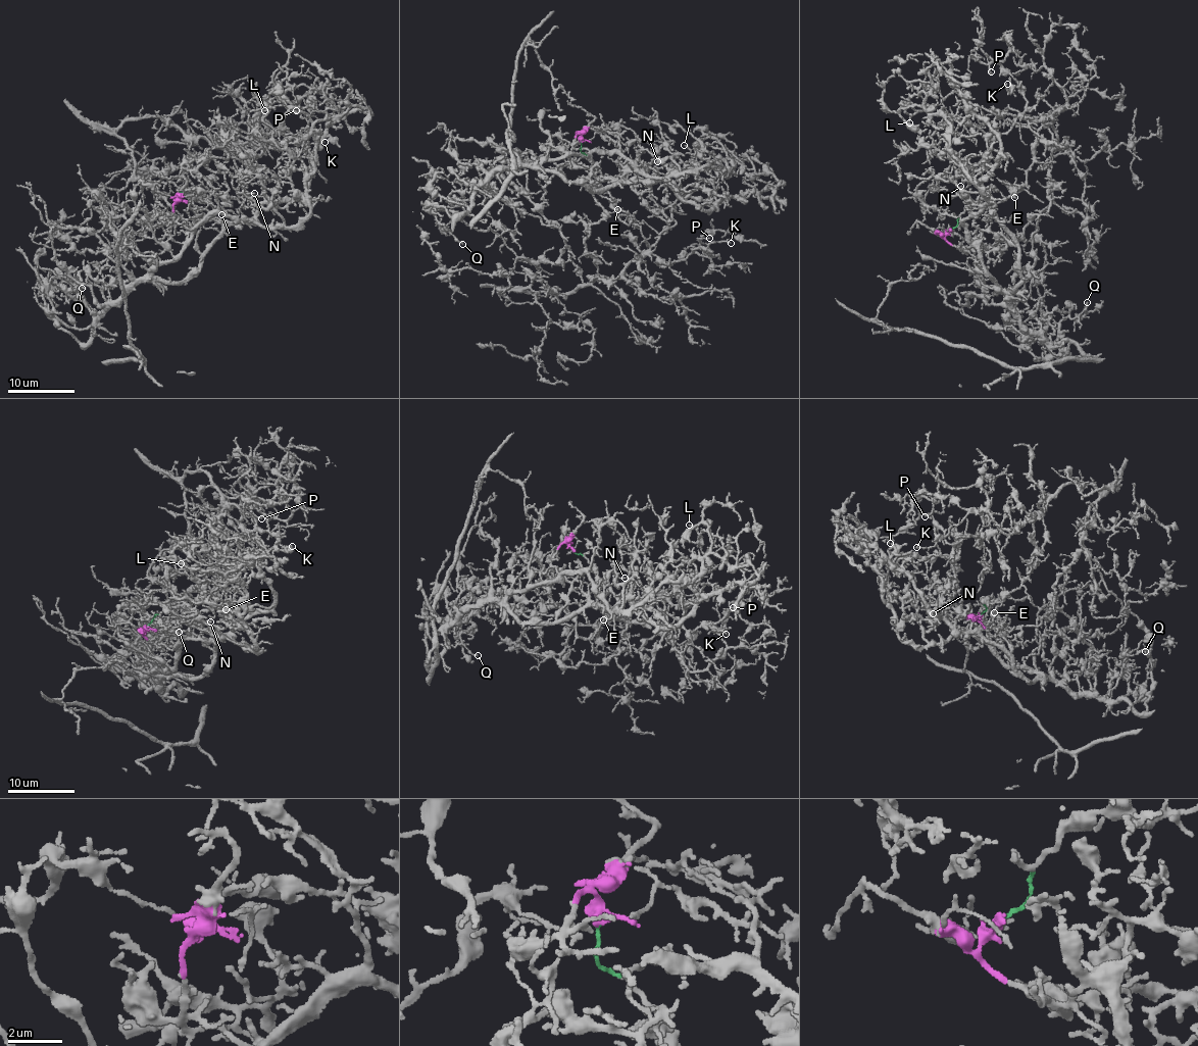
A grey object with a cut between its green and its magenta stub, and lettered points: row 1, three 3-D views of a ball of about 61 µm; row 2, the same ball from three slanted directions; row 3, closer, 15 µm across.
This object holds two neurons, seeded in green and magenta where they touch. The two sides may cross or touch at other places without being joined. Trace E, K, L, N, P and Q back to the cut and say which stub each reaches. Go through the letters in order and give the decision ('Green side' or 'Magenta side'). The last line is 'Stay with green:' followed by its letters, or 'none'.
E: Green side
K: Green side
L: Green side
N: Magenta side
P: Green side
Q: Magenta side
Stay with green: E, K, L, P

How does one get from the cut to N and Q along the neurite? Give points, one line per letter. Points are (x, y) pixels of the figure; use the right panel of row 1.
N: (950, 232), (946, 238), (966, 250), (969, 247), (964, 219), (980, 209), (960, 186)
Q: (950, 232), (946, 238), (971, 255), (983, 283), (1043, 340), (1047, 314), (1079, 315), (1087, 302)

